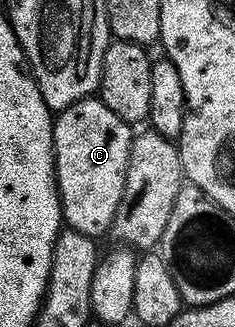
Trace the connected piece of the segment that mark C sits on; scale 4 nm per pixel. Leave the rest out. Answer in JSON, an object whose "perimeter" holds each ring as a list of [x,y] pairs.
{"perimeter":[[[86,98],[56,113],[53,122],[53,167],[57,178],[57,192],[61,195],[61,215],[72,231],[94,238],[108,233],[113,226],[115,210],[125,189],[125,175],[135,132],[119,114],[107,110],[100,98]]]}

